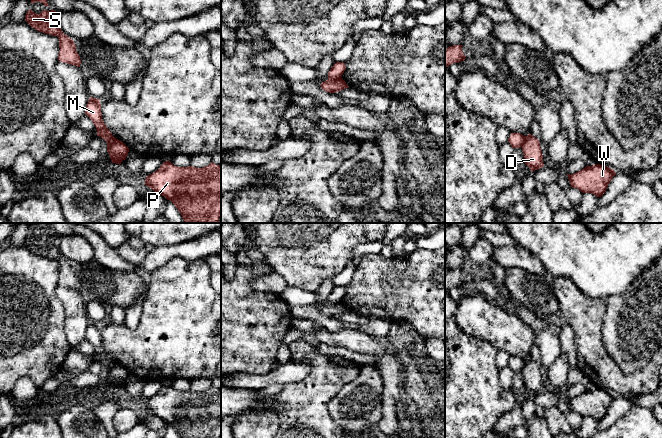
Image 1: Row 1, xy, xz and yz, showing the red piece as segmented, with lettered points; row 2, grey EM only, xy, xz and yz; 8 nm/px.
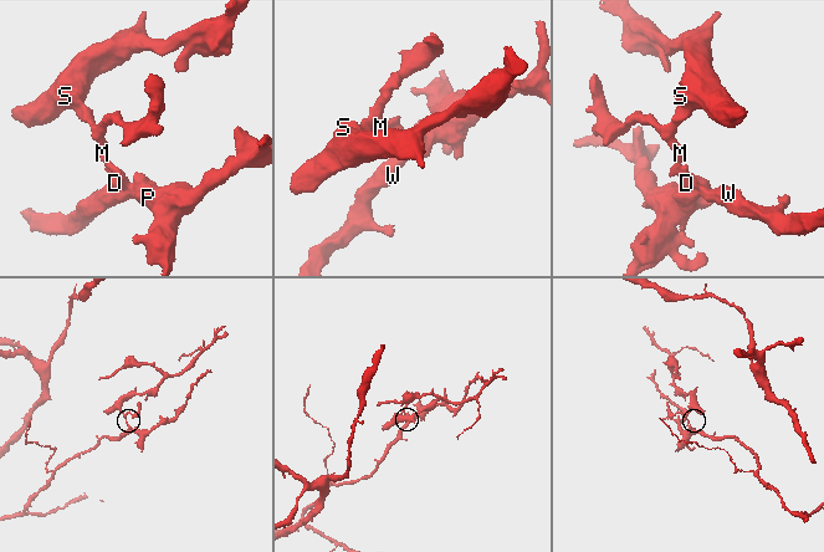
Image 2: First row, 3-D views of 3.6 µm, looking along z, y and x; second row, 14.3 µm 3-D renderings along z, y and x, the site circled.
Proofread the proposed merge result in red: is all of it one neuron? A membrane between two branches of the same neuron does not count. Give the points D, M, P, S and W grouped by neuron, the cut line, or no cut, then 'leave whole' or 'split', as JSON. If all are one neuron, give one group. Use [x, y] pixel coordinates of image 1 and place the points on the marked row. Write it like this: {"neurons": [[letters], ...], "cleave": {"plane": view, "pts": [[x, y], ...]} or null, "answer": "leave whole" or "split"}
{"neurons": [["D", "P", "W"], ["M", "S"]], "cleave": {"plane": "xz", "pts": [[340, 77], [328, 80]]}, "answer": "split"}

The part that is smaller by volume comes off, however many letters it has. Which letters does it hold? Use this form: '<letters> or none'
M, S

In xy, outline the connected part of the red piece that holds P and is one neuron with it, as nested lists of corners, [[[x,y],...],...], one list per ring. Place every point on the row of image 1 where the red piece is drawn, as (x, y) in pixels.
[[[165,161],[158,170],[145,178],[145,185],[170,200],[182,215],[184,223],[219,222],[221,214],[221,165],[211,162],[208,166],[202,168],[193,166],[178,167],[170,161]]]

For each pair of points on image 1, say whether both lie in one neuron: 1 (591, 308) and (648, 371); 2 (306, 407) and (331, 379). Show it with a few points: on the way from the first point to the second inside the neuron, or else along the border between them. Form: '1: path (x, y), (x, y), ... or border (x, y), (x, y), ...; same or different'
1: path (591, 333), (591, 351), (618, 378), (623, 378); same
2: path (310, 400), (324, 386); same

